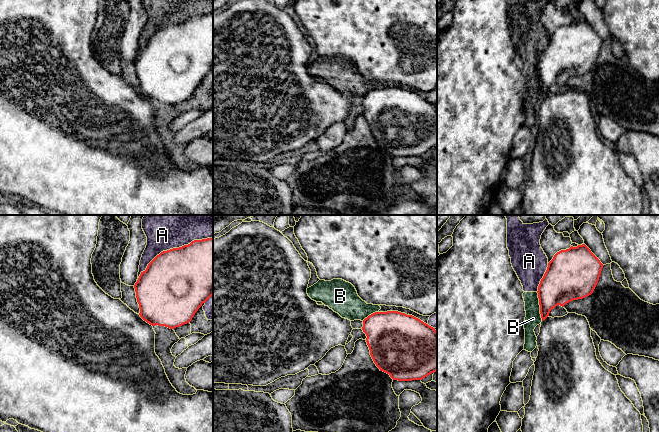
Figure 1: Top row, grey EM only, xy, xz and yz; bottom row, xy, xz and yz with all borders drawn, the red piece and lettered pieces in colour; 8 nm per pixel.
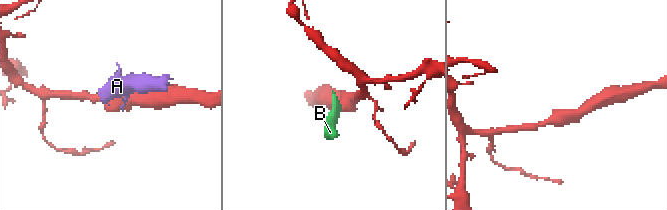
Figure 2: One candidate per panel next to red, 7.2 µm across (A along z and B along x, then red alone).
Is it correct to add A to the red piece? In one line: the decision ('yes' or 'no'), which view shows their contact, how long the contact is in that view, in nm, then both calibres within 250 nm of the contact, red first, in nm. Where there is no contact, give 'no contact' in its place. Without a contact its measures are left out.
no; meets red in xy; contact 700 nm long; 500 nm thick on the red side, 380 nm on the other

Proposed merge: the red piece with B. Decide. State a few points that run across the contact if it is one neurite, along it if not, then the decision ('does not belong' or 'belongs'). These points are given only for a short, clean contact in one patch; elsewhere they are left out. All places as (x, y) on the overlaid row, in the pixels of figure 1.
line yz (536, 292), (539, 298), (539, 313), (542, 320); does not belong

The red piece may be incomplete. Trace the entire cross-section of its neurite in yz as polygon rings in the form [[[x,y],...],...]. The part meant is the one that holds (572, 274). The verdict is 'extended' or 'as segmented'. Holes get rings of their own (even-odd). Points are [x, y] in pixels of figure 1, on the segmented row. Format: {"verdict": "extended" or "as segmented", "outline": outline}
{"verdict": "as segmented", "outline": [[[585,244],[557,252],[538,286],[542,321],[556,306],[591,295],[603,266]]]}

